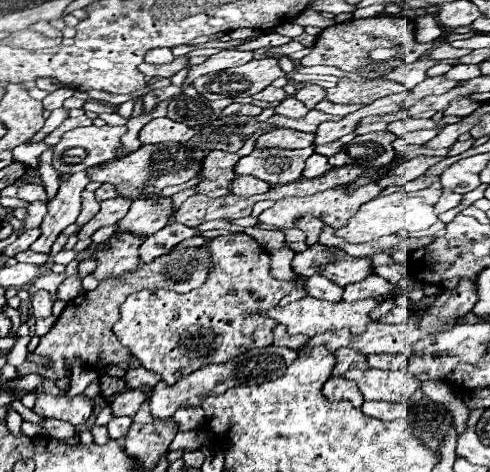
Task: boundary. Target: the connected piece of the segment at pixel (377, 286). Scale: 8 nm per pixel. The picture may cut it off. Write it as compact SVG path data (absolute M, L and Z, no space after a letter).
M370 274L364 280L346 286L342 298L346 302L356 302L356 300L364 300L364 298L386 298L392 292L396 292L394 284L390 284L388 280L384 280L378 274Z

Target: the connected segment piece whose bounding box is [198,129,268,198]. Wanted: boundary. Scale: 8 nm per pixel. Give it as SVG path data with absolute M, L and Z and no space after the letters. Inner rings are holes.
M257 130L246 142L244 146L230 154L230 152L222 152L222 150L214 150L210 152L206 158L204 158L204 168L200 172L200 176L204 176L204 180L198 184L200 192L206 194L206 196L212 196L212 198L220 198L220 196L226 196L228 190L230 190L230 182L236 178L234 174L234 164L236 160L248 152L254 150L254 144L256 144L256 138L265 134L268 130Z

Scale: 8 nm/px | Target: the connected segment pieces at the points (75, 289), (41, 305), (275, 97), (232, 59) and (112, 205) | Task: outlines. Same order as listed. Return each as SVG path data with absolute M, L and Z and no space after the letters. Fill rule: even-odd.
M74 259L66 266L66 280L58 288L58 298L70 302L80 294L80 290L82 290L82 280L78 278L78 262Z
M38 290L36 294L34 294L34 298L32 298L32 308L34 308L34 316L36 318L46 318L46 316L50 316L52 314L53 300L50 298L50 294L48 292L44 292L44 290Z
M268 86L268 88L260 90L260 92L256 92L252 98L254 100L262 100L262 102L270 102L270 104L278 104L278 102L282 102L286 98L286 92L282 88Z
M220 50L218 54L206 58L202 64L196 64L188 70L188 76L182 84L184 86L192 86L192 82L204 74L212 74L212 72L220 72L232 66L240 66L244 62L248 62L250 58L254 58L254 52L240 52L240 50Z
M122 196L112 198L112 200L104 200L104 202L100 204L100 206L102 206L100 212L98 212L88 224L84 224L84 226L80 228L78 238L80 238L80 240L86 240L86 238L90 238L96 230L100 230L100 228L104 228L104 226L114 226L114 224L118 224L118 222L128 214L130 204L132 204L132 200L130 200L130 198L122 198Z

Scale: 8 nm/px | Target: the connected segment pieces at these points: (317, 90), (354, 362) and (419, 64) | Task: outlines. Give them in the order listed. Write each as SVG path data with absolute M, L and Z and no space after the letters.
M306 84L302 86L296 94L294 94L308 110L312 110L320 100L326 98L326 90L322 86L316 86L316 84Z
M340 348L334 352L336 354L336 368L334 368L334 376L342 376L346 370L350 368L360 368L366 370L368 362L366 356L354 348Z
M422 56L422 58L418 58L418 60L412 62L412 64L406 64L406 66L396 68L394 72L386 74L384 78L388 78L388 80L396 80L396 82L402 82L406 88L414 88L416 84L420 84L420 82L426 78L426 70L428 70L430 66L434 66L436 62L438 62L438 60L434 60L434 58Z

